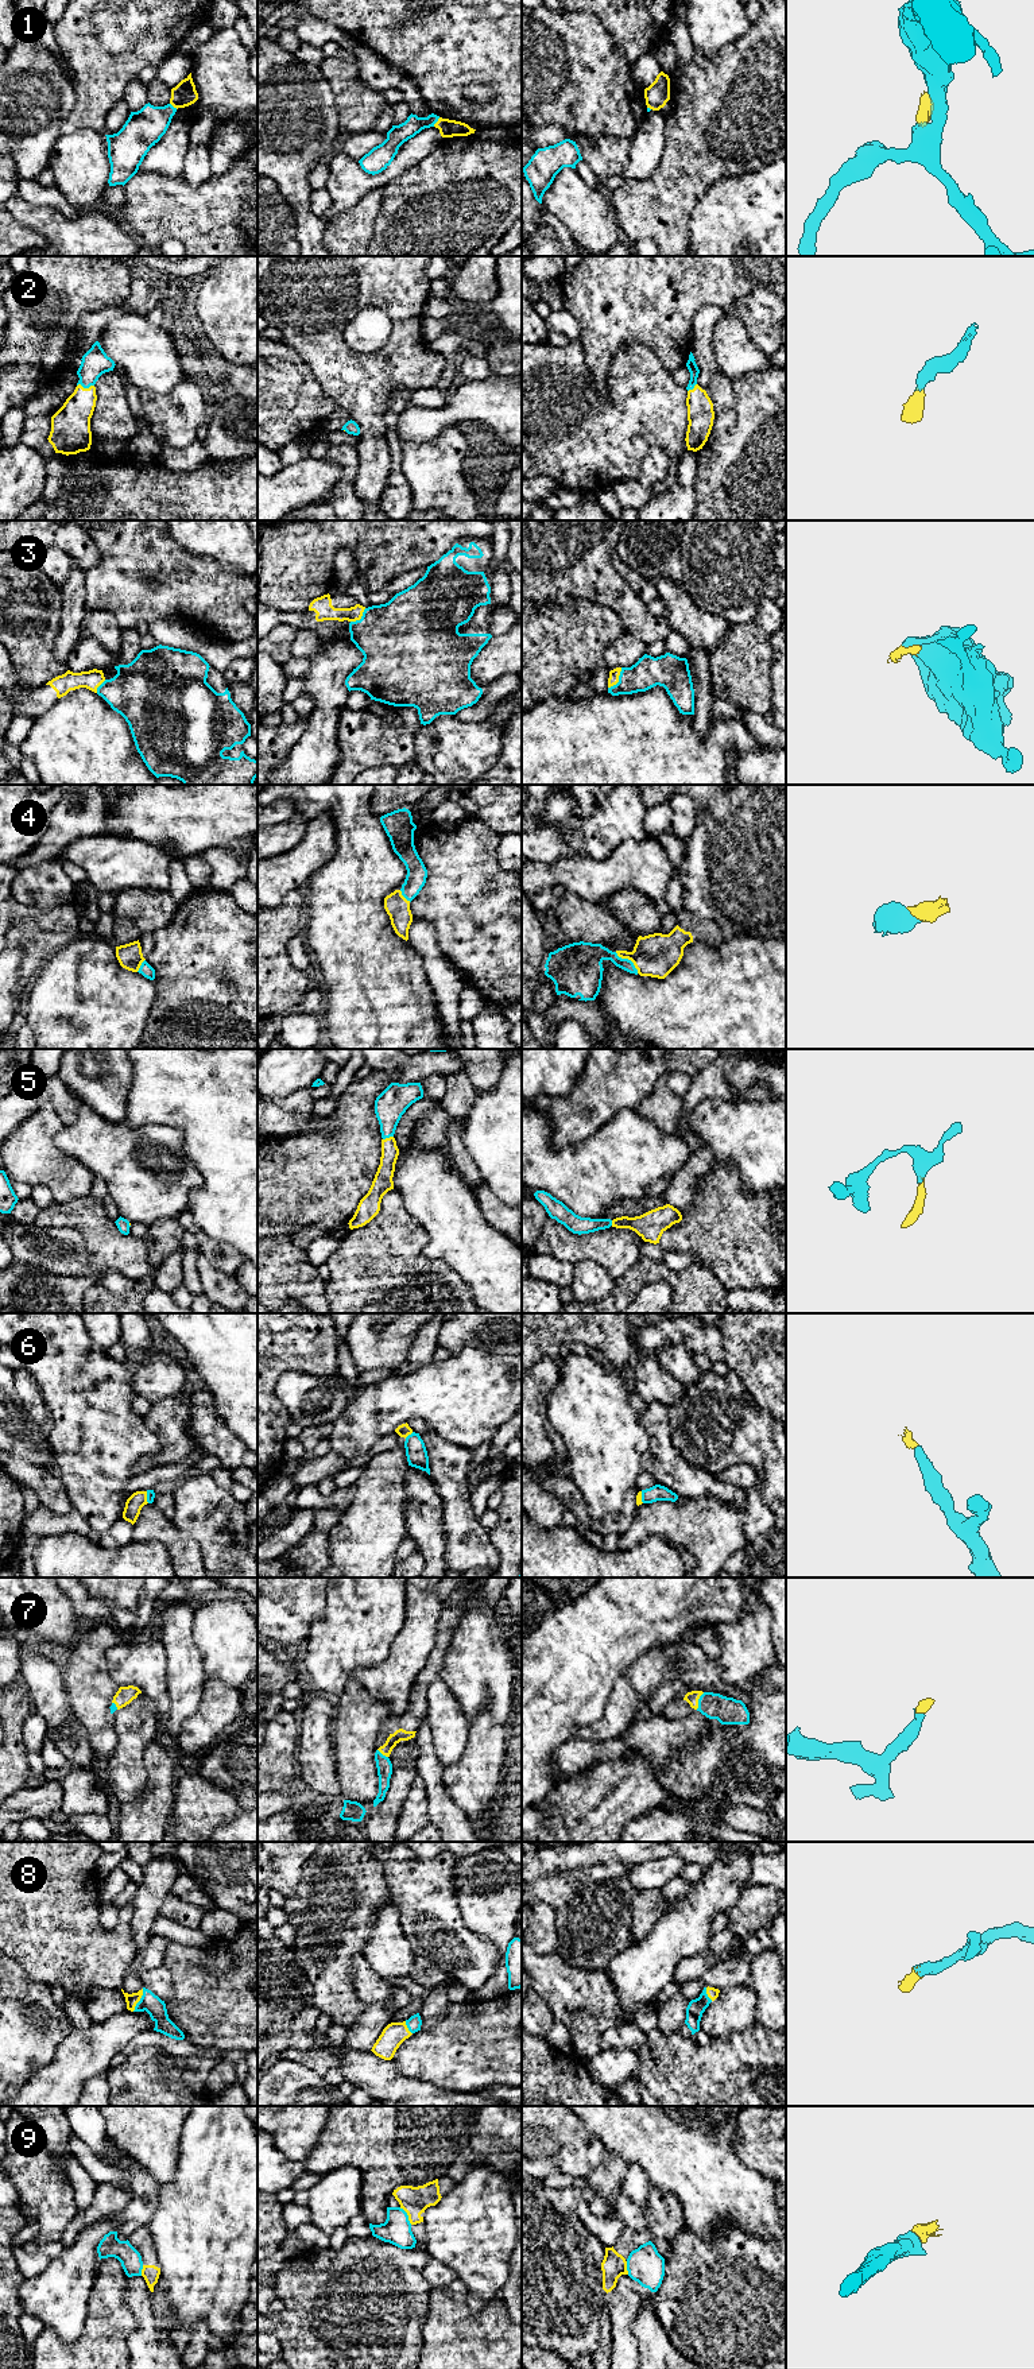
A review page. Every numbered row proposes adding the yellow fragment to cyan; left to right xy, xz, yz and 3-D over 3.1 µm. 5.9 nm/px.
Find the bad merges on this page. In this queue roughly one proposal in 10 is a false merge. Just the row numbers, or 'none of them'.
1, 9

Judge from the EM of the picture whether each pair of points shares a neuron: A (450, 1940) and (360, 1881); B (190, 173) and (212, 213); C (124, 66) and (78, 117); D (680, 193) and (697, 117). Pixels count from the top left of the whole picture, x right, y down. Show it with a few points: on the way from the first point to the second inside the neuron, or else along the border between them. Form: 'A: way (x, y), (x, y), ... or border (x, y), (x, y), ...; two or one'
A: border (382, 1865), (390, 1895); two
B: border (213, 174), (193, 188); two
C: way (112, 78), (95, 96), (90, 105); one
D: way (682, 174), (693, 159), (697, 136); one

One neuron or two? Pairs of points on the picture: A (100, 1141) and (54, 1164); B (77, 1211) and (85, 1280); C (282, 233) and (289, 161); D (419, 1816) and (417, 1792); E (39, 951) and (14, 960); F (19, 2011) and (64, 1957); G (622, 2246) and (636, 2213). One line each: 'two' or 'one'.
A: two
B: one
C: two
D: one
E: two
F: two
G: two

